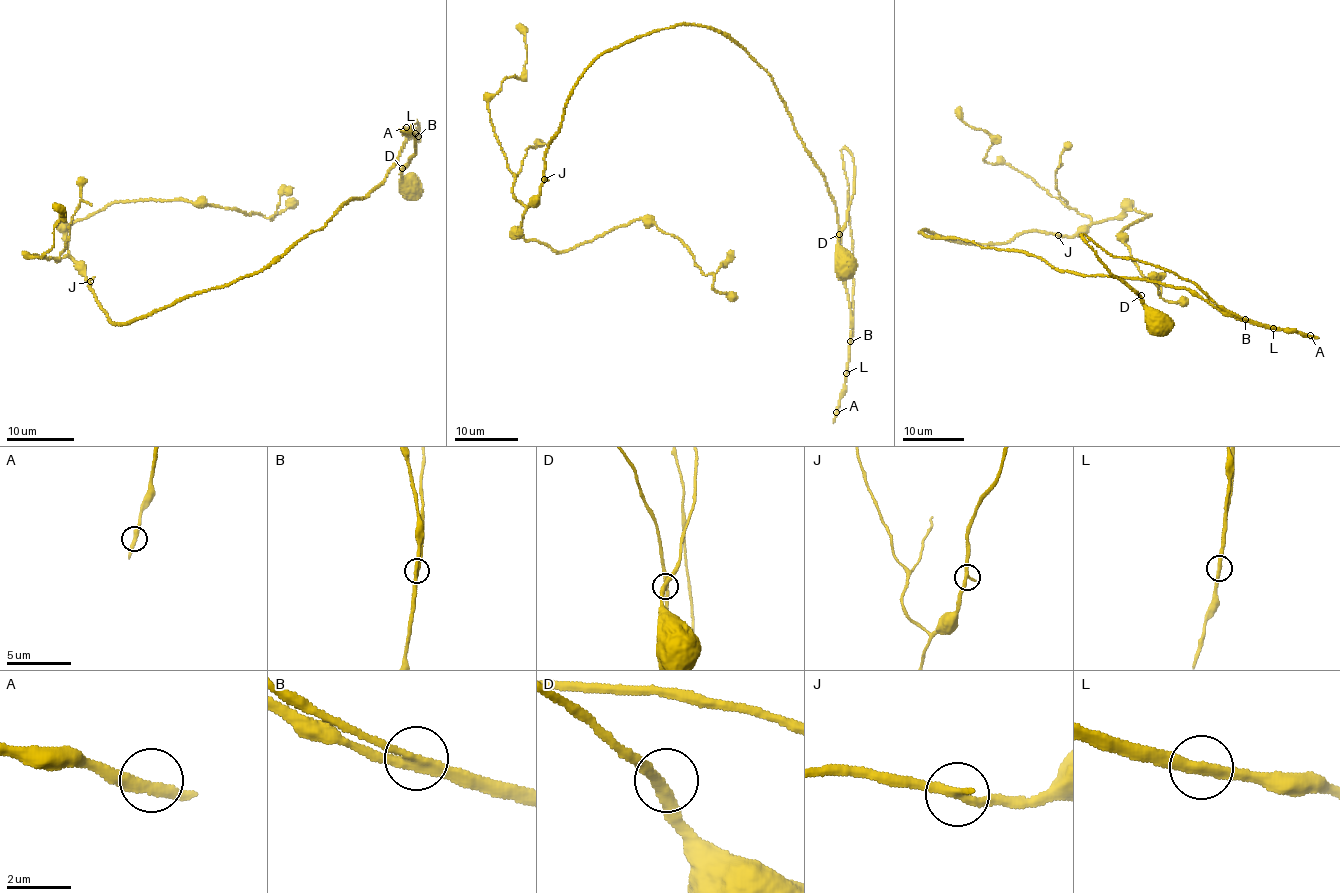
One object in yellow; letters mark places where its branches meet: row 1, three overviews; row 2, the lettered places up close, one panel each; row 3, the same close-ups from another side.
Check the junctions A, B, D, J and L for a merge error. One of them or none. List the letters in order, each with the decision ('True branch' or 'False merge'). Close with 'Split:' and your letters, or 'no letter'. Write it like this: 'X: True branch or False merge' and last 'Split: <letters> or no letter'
A: True branch
B: True branch
D: True branch
J: True branch
L: True branch
Split: no letter

